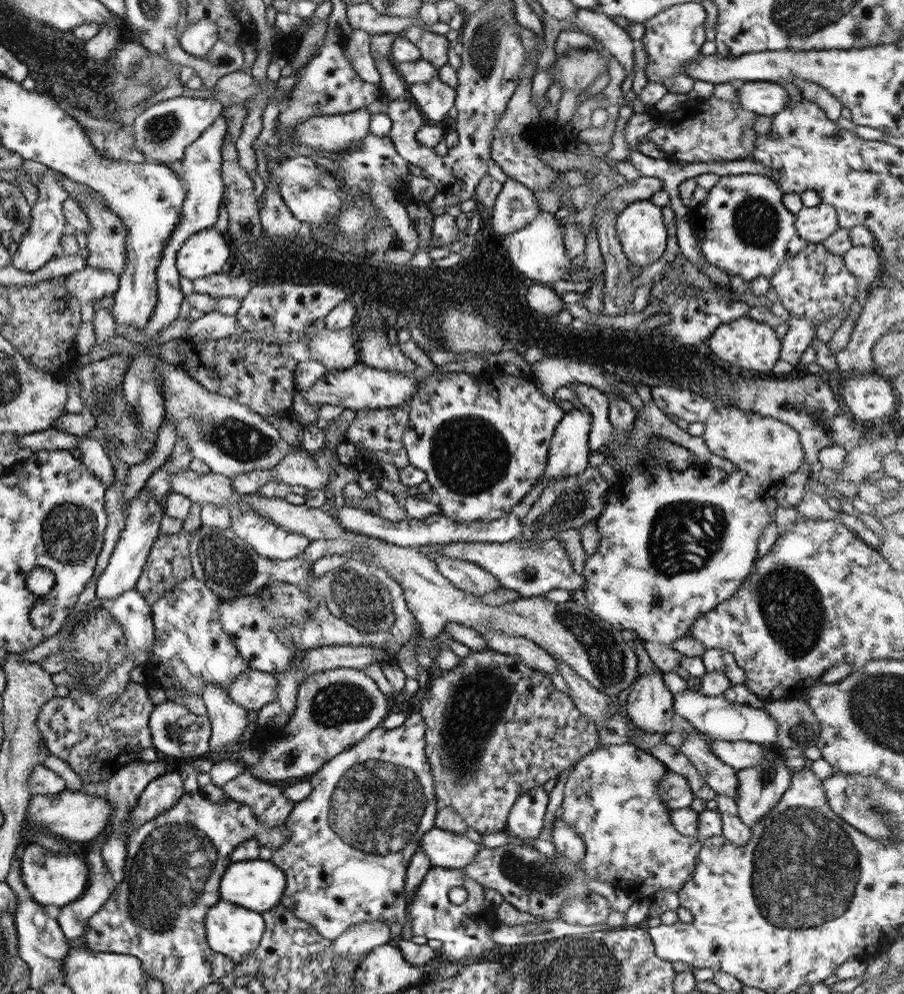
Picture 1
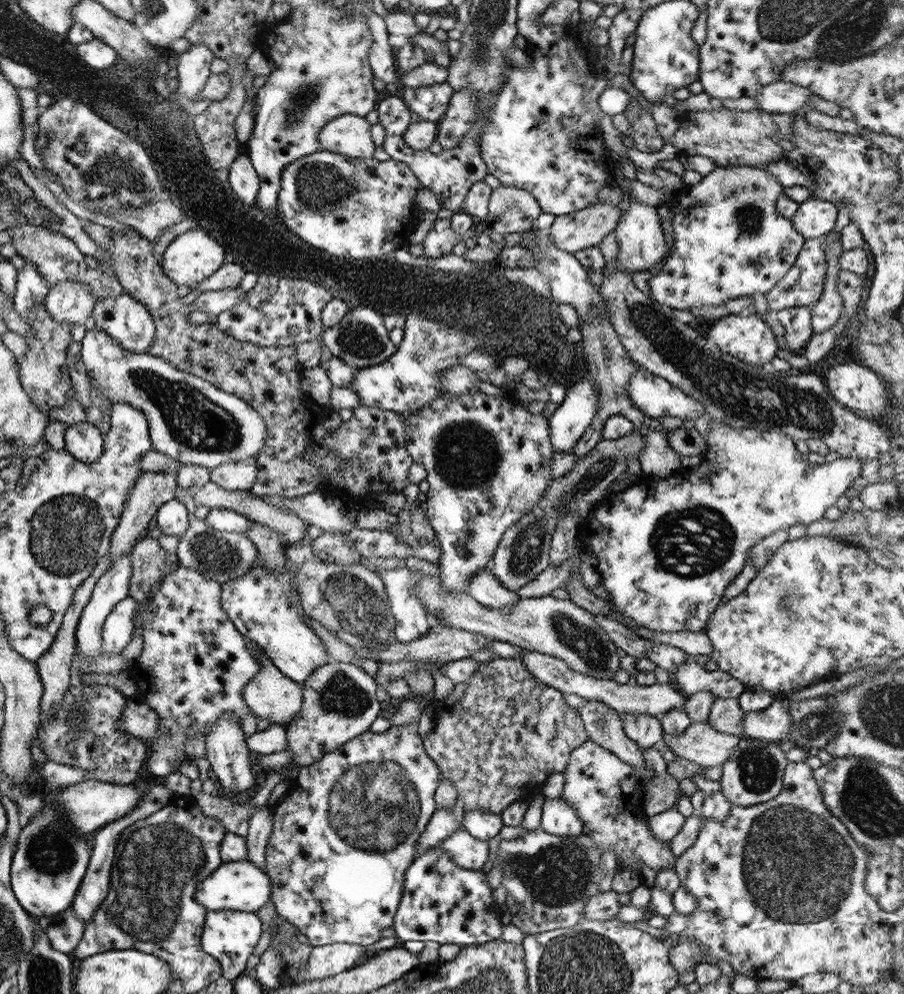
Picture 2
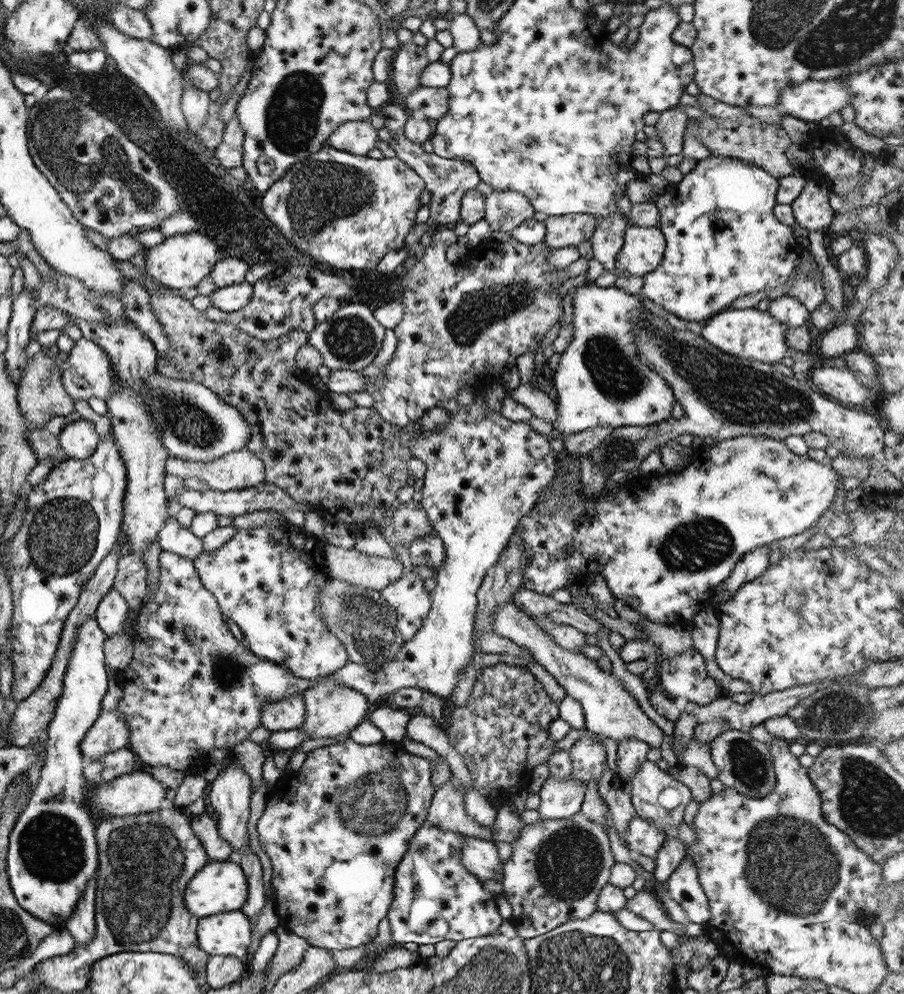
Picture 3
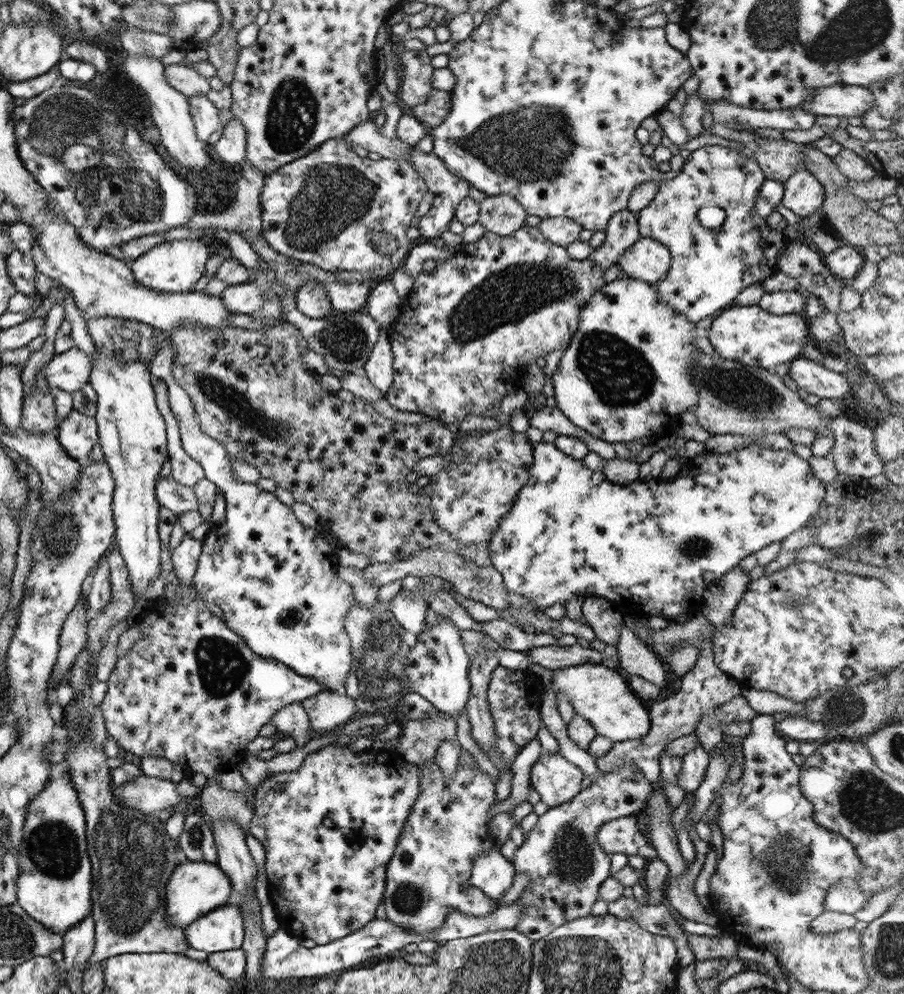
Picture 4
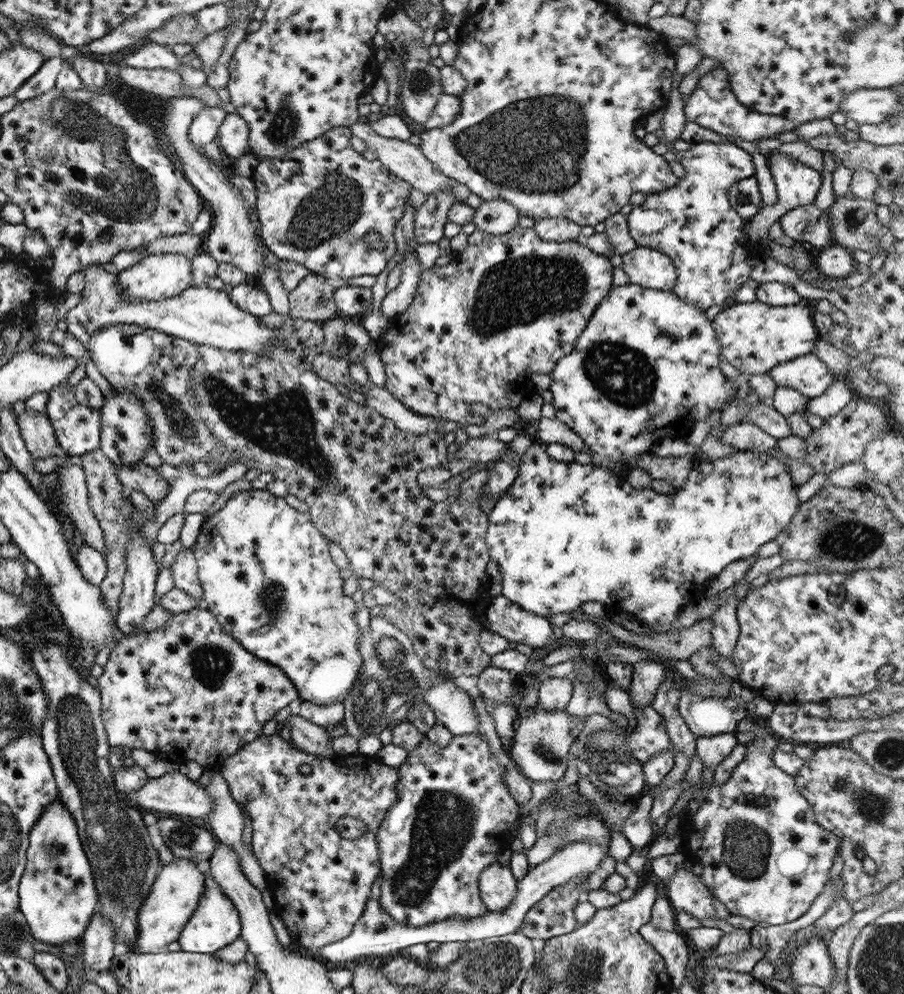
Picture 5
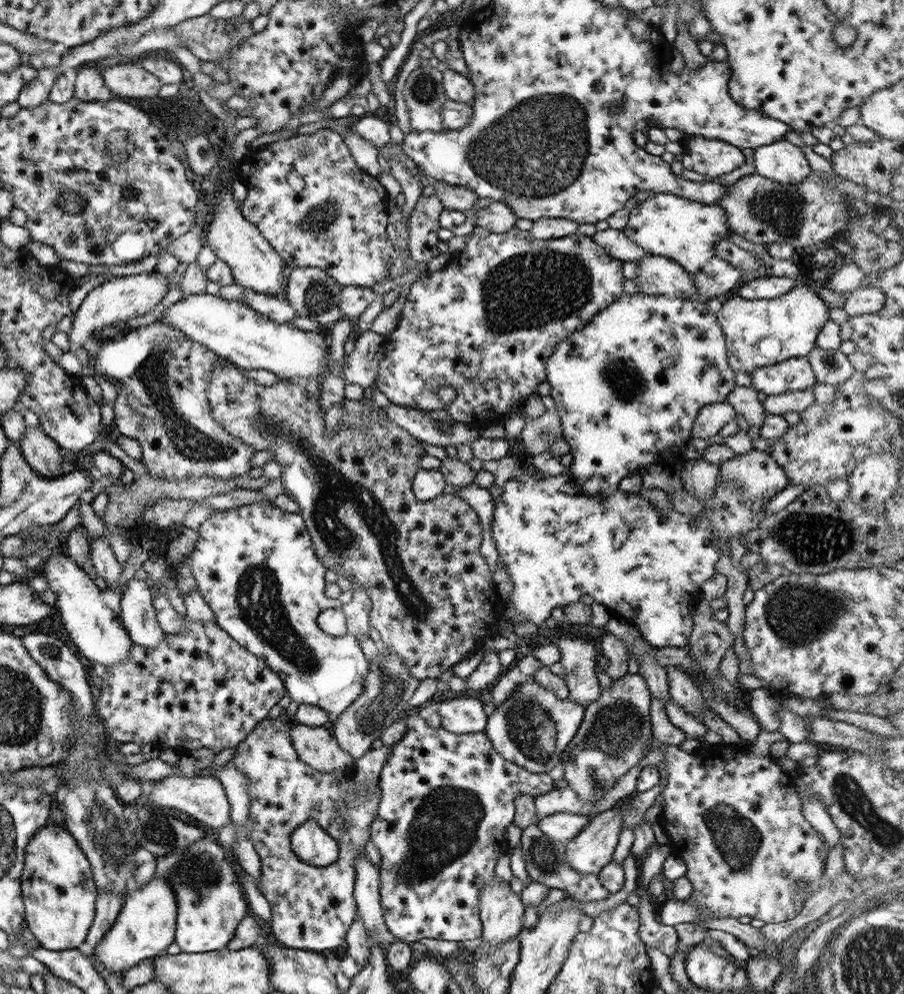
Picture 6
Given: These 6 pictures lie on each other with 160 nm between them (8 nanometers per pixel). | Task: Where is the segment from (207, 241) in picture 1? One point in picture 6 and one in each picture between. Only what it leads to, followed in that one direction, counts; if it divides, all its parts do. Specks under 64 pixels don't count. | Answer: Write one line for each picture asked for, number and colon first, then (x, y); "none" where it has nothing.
2: (192, 256)
3: (180, 262)
4: (174, 266)
5: (155, 277)
6: (122, 298)

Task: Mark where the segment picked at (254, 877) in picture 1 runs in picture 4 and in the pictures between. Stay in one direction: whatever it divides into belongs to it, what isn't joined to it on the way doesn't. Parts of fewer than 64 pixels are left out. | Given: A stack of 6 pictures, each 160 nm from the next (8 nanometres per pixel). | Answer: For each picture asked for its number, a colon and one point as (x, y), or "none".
2: (235, 885)
3: (220, 886)
4: (195, 887)

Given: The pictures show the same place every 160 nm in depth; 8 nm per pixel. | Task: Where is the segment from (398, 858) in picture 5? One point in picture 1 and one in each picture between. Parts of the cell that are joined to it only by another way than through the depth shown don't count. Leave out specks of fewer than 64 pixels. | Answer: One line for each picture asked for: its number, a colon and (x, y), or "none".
1: (463, 931)
2: (441, 902)
3: (435, 898)
4: (427, 877)

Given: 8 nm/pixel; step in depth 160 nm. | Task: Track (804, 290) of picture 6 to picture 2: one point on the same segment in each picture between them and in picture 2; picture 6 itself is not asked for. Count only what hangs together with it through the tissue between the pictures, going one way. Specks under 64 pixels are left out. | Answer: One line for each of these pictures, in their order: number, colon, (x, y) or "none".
2: (748, 338)
3: (749, 334)
4: (748, 334)
5: (752, 337)

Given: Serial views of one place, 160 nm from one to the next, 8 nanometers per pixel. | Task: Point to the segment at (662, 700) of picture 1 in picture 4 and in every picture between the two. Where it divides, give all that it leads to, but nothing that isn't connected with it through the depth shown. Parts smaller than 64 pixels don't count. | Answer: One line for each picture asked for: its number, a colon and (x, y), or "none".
2: (644, 730)
3: (631, 752)
4: (560, 855)

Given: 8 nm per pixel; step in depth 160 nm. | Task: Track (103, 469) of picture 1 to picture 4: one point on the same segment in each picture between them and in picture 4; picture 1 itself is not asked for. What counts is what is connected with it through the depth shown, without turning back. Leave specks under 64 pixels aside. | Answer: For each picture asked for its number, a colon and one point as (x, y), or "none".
2: (82, 440)
3: (77, 440)
4: (76, 433)

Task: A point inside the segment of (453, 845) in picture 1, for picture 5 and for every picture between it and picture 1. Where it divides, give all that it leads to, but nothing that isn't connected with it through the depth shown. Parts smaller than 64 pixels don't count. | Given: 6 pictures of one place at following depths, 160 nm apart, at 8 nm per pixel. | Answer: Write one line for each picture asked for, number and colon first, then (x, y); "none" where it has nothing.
2: (466, 852)
3: (479, 857)
4: (490, 873)
5: (496, 885)

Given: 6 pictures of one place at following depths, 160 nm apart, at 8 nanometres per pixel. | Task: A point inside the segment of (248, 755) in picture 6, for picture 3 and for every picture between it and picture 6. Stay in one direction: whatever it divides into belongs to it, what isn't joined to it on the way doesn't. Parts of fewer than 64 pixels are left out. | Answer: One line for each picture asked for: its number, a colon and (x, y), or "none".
3: (334, 832)
4: (328, 829)
5: (319, 882)

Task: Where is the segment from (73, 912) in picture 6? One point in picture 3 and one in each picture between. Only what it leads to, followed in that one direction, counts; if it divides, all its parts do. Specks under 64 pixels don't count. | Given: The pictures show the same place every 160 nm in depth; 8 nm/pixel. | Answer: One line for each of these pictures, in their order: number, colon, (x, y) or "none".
3: (52, 853)
4: (54, 878)
5: (56, 895)

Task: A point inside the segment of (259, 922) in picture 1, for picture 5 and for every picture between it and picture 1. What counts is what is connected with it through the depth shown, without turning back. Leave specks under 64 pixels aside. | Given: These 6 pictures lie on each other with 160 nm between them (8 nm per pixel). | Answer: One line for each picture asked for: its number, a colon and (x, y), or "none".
2: (228, 936)
3: (226, 933)
4: (222, 928)
5: (214, 923)

